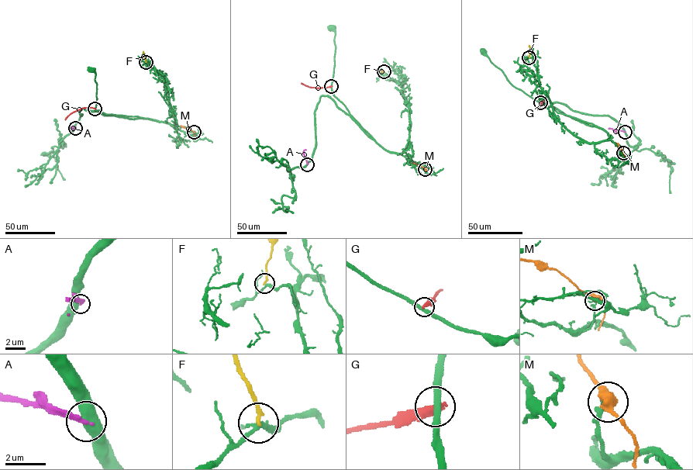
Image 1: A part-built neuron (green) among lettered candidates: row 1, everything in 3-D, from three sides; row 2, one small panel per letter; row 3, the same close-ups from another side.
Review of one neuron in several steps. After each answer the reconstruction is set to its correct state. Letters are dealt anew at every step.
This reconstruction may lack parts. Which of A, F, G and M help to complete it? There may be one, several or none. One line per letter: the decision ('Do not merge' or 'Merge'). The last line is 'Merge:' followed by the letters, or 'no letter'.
A: Do not merge
F: Do not merge
G: Do not merge
M: Do not merge
Merge: no letter

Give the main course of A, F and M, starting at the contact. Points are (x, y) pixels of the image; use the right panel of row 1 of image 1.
A: (624, 132), (608, 129)
F: (529, 57), (529, 45)
M: (623, 153), (618, 143)

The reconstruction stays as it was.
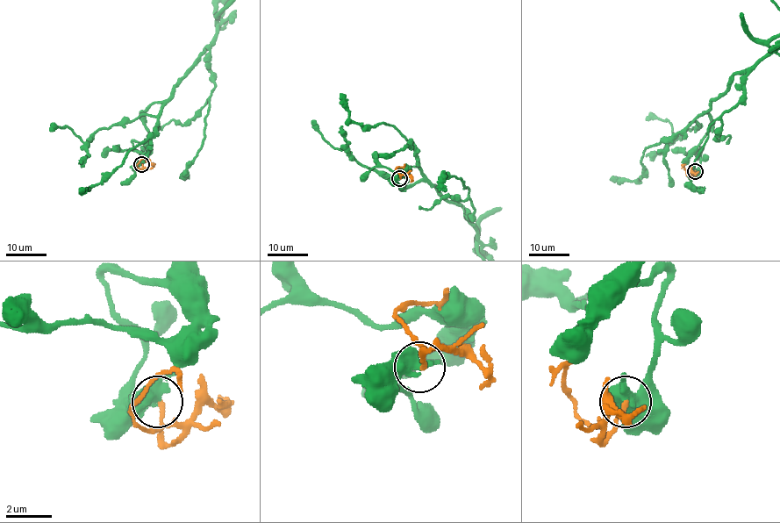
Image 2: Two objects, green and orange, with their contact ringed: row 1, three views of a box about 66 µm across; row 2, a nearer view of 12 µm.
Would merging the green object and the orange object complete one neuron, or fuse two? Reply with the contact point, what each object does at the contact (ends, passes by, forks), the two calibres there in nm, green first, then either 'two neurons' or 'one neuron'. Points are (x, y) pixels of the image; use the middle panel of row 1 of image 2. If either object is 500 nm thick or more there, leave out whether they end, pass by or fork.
(399, 178) | 550/190 nm | two neurons

